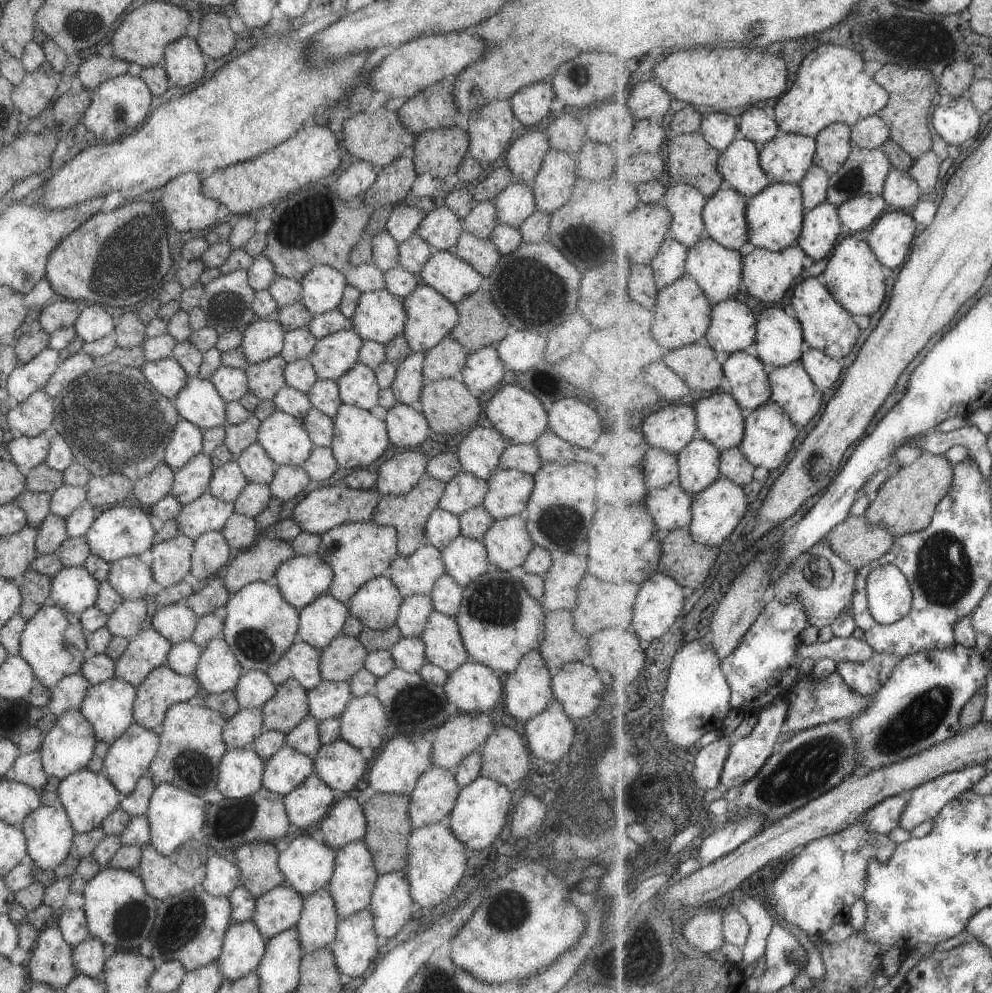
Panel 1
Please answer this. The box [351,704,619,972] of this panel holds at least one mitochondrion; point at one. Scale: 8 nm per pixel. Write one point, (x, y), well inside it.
(512, 912)

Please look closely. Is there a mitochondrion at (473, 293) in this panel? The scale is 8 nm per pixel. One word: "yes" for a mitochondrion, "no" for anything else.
no

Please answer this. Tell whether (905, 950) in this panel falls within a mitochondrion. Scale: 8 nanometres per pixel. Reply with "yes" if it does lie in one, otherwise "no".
no

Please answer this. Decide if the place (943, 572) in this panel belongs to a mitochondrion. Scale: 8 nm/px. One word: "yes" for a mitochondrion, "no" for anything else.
yes

